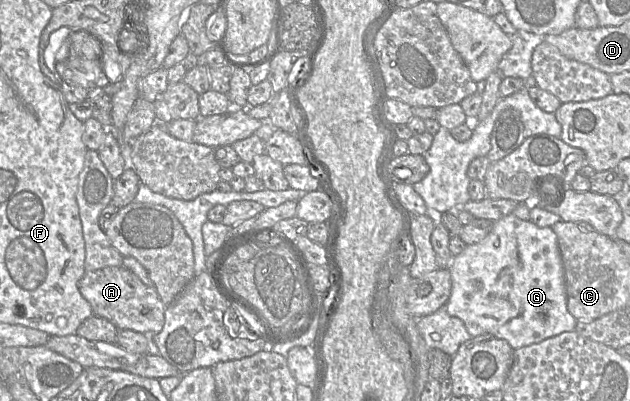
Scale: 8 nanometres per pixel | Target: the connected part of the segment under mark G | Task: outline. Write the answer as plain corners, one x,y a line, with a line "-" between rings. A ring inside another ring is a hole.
512,213
508,214
494,222
490,233
480,242
466,245
465,249
458,255
454,256
450,265
451,274
451,293
445,304
449,315
461,319
472,337
482,334
491,334
496,338
506,340
513,349
539,343
546,338
559,335
563,332
574,331
577,320
568,312
567,297
565,289
565,276
562,264
562,258
558,247
557,236
553,229
549,227
538,227
531,220
525,221
517,218

